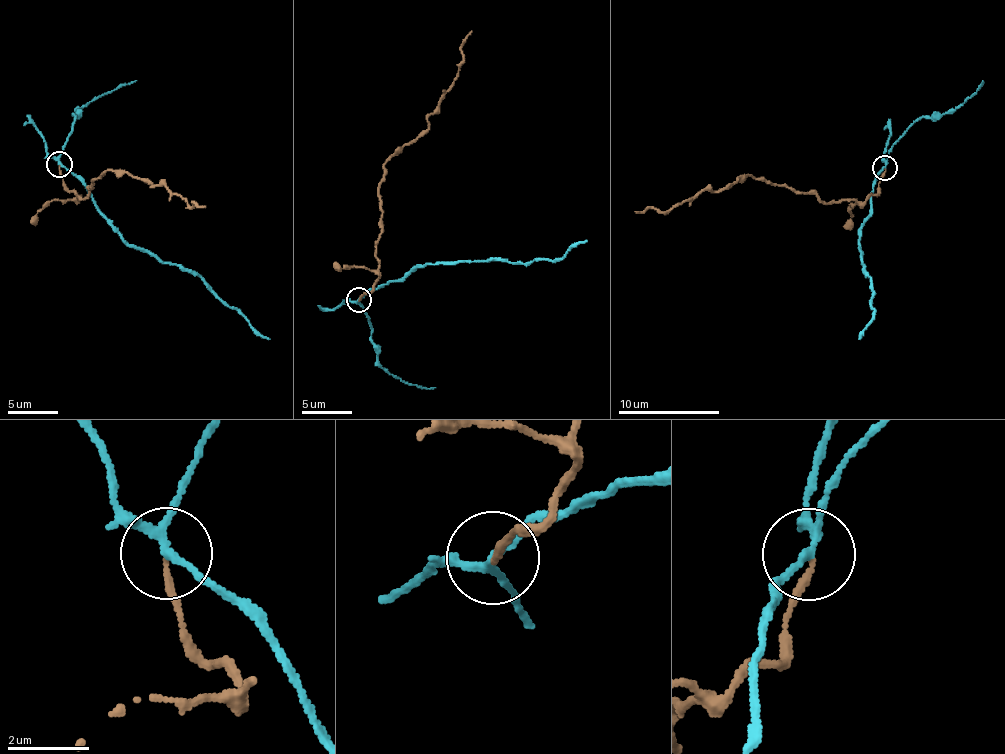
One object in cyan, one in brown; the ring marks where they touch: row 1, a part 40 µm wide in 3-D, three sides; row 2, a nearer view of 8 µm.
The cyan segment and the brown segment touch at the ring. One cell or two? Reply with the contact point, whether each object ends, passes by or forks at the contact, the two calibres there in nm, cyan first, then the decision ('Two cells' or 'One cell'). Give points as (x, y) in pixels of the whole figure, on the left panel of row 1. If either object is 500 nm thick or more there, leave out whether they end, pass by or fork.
Place: (59, 164). At the ring cyan forks. At the ring brown ends. Thickness 170 nm (cyan) against 150 nm. Two cells

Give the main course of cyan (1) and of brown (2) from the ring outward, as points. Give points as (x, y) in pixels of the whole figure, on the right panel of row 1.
1: (885, 167), (873, 184), (870, 214), (862, 224), (859, 241), (874, 315), (858, 339)
2: (885, 169), (878, 192), (862, 202), (822, 202), (739, 176), (723, 190), (697, 193), (665, 212), (634, 212)

